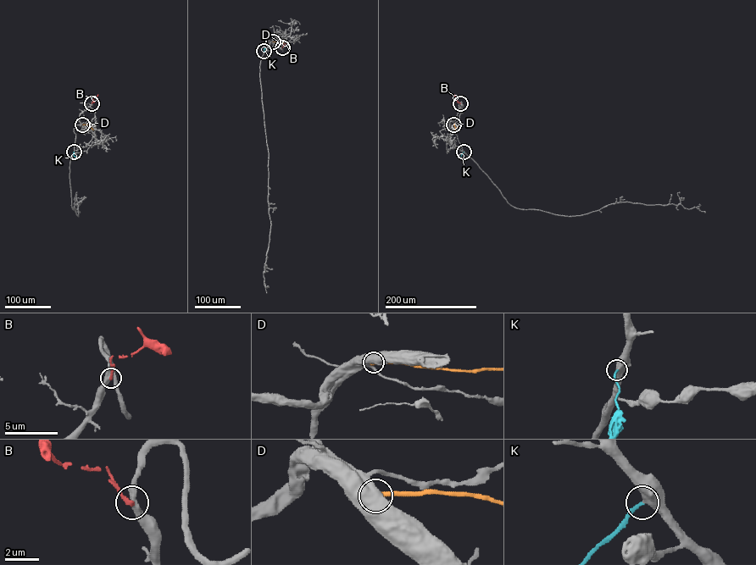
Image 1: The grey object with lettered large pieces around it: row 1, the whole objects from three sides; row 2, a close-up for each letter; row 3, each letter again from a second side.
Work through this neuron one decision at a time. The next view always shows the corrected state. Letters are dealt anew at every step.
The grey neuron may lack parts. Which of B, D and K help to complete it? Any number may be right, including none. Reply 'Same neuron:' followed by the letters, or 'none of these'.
Same neuron: K

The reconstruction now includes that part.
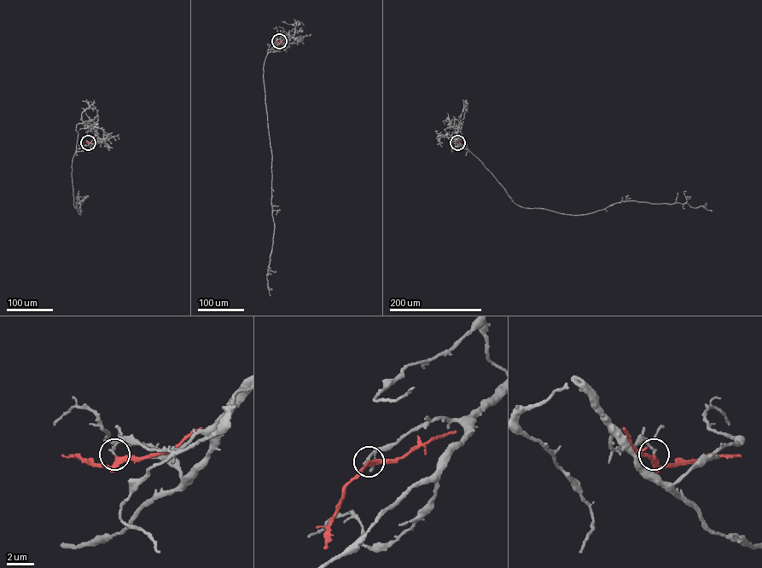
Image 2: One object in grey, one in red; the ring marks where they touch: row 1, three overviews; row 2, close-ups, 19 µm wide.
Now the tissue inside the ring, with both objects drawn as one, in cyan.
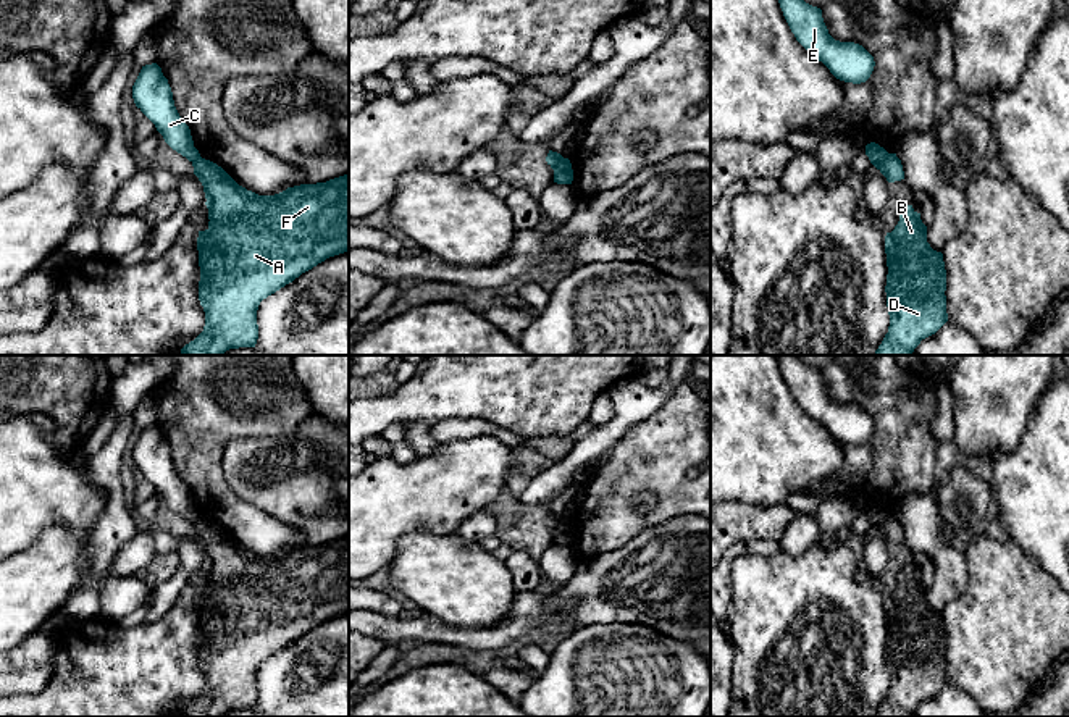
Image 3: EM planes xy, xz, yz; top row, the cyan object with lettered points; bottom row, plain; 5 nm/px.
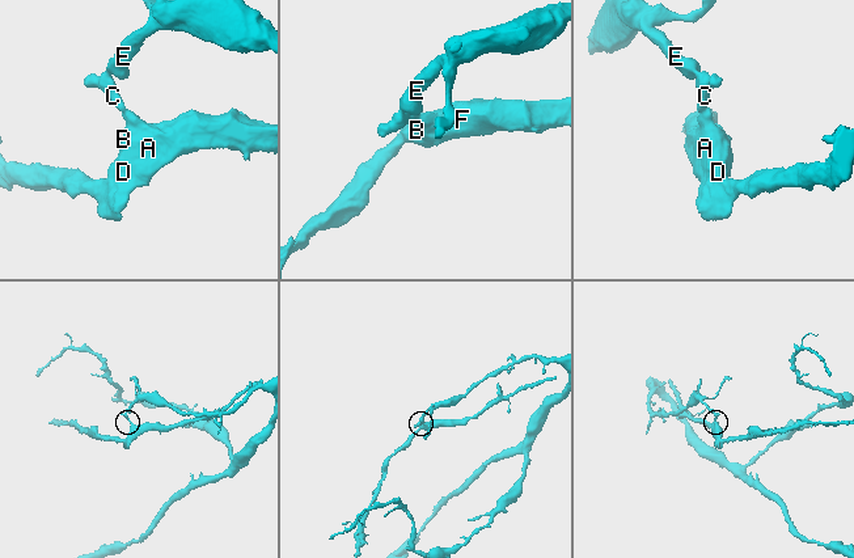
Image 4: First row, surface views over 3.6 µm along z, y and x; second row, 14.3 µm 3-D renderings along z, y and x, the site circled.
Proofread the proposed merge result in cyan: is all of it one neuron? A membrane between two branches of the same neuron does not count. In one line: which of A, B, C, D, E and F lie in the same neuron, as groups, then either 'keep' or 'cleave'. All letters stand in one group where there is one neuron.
A B D F / C E | cleave

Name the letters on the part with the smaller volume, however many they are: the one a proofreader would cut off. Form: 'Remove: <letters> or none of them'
Remove: A, B, D, F

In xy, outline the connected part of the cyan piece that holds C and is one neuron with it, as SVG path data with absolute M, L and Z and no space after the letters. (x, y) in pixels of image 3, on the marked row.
M157 63L142 66L134 86L132 99L136 107L155 124L165 142L194 161L200 157L194 147L191 129L179 116L168 79Z

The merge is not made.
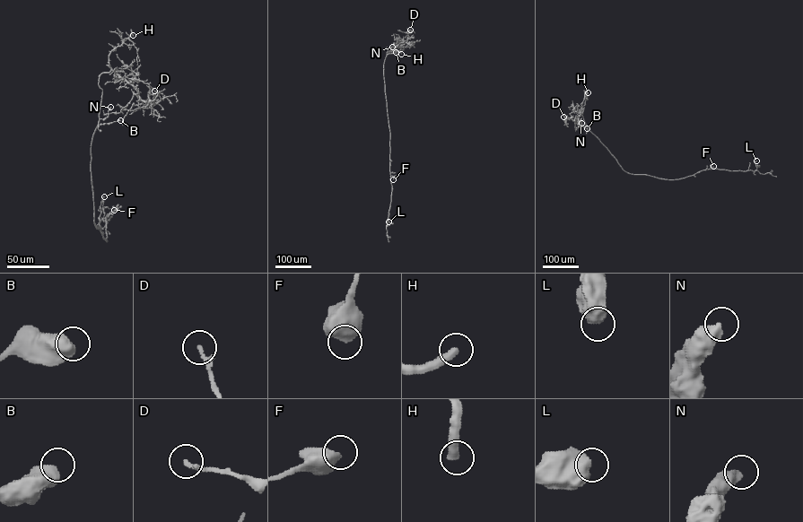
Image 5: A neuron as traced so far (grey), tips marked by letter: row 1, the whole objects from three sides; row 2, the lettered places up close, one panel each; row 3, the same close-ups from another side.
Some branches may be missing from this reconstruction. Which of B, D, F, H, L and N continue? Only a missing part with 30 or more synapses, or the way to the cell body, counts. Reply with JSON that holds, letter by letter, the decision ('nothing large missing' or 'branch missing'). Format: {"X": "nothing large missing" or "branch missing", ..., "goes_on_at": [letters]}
{"B": "nothing large missing", "D": "nothing large missing", "F": "nothing large missing", "H": "branch missing", "L": "nothing large missing", "N": "nothing large missing", "goes_on_at": ["H"]}

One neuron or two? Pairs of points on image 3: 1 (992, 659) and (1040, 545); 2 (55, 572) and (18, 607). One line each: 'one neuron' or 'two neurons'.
1: two neurons
2: one neuron

